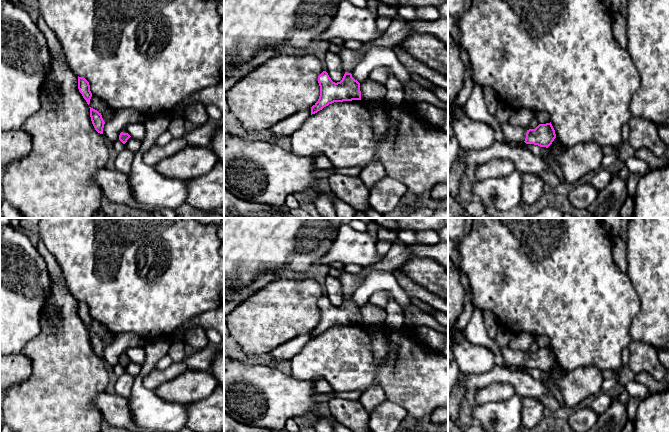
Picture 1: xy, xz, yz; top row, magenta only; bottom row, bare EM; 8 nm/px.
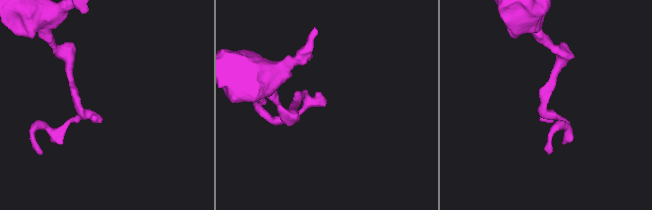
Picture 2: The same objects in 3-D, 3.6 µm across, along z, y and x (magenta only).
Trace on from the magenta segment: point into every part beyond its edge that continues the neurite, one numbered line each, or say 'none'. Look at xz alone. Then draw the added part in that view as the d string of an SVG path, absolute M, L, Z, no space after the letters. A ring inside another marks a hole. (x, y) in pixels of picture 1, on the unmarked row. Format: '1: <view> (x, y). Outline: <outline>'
1: xz (400, 252). Outline: M397 238L380 262L363 267L363 271L358 275L343 272L339 280L344 296L351 297L371 271L393 273L412 257L433 259L448 270L448 242L441 241L434 245L407 244Z

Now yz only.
1: yz (514, 359). Outline: M509 346L501 348L501 353L508 368L516 369L520 366L524 366L526 362L527 354L521 351L511 349Z

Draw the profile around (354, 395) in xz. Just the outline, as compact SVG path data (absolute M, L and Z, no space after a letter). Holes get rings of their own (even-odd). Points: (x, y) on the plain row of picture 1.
M333 391L332 394L337 398L343 398L346 400L359 400L362 393L359 391L352 391L352 392L335 392L335 391Z

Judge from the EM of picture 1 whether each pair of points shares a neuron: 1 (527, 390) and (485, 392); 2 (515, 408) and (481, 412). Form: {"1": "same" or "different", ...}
{"1": "different", "2": "same"}

